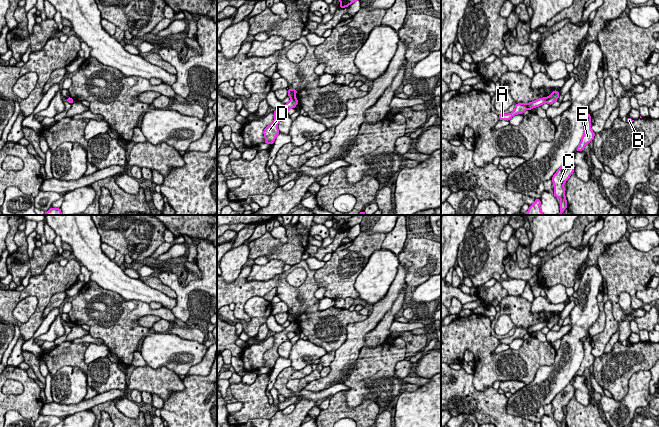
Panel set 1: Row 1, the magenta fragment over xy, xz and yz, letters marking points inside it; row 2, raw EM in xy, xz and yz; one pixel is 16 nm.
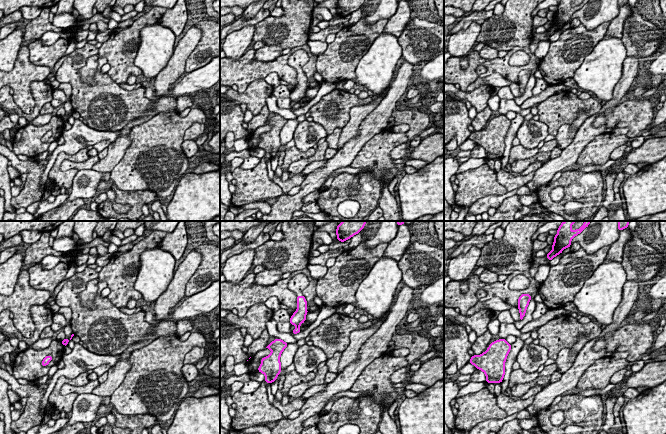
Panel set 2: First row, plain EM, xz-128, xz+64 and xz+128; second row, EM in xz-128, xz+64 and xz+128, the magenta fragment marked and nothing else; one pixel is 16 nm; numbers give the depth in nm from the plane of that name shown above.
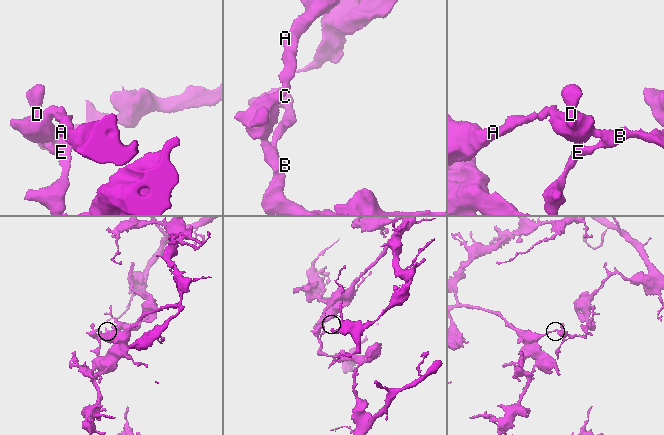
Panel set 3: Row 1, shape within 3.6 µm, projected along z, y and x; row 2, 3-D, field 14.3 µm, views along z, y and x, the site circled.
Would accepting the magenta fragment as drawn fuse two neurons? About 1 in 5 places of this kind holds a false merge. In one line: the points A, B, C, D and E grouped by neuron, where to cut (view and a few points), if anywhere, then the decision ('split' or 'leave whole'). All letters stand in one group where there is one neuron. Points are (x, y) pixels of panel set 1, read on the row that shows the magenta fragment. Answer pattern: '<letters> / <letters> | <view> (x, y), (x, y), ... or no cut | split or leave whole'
A / B C D E | yz (546, 97), (547, 101) | split

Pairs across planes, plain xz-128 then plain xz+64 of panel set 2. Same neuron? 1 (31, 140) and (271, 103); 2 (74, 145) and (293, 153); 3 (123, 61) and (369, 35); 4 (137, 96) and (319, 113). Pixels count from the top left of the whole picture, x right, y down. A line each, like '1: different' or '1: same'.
1: different
2: different
3: same
4: same

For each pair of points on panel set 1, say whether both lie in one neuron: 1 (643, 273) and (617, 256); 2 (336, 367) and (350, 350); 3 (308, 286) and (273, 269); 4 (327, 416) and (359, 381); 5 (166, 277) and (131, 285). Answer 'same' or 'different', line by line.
1: same
2: same
3: different
4: different
5: different

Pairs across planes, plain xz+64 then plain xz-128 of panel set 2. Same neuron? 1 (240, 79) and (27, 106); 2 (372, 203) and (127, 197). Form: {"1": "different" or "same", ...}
{"1": "same", "2": "same"}

